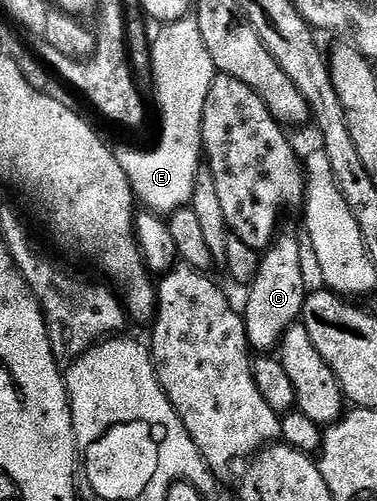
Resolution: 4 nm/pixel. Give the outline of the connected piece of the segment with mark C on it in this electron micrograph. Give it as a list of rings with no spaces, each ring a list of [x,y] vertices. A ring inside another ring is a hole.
[[[291,232],[281,233],[260,257],[255,279],[248,287],[248,296],[243,307],[245,333],[250,347],[260,353],[268,353],[280,343],[290,325],[300,319],[308,289],[305,290],[301,244]]]

